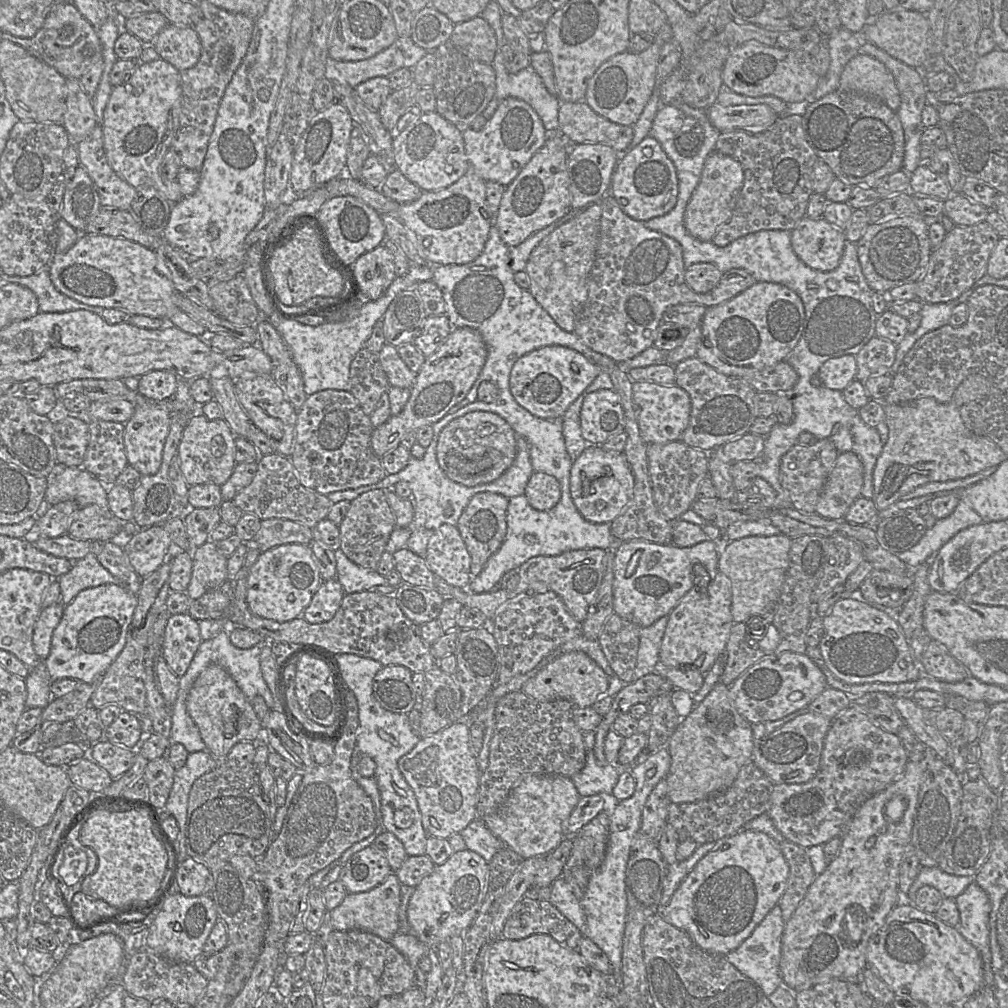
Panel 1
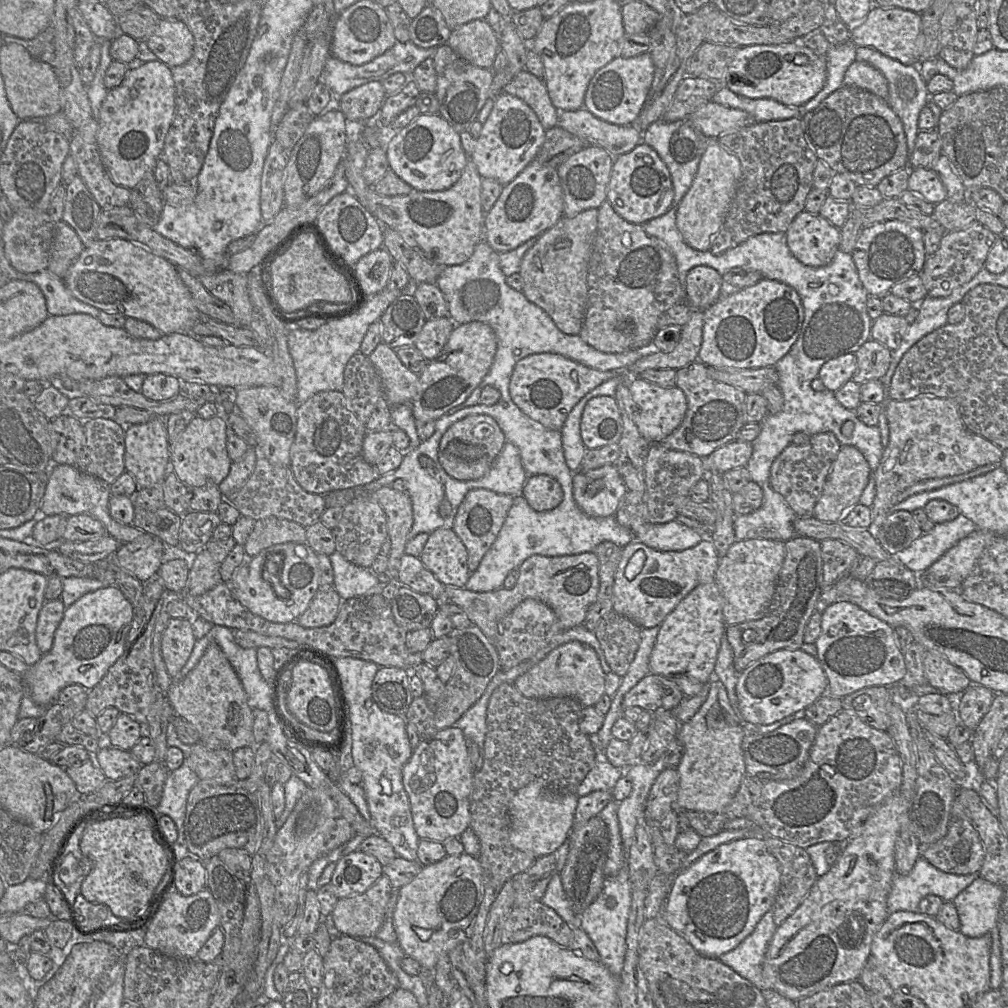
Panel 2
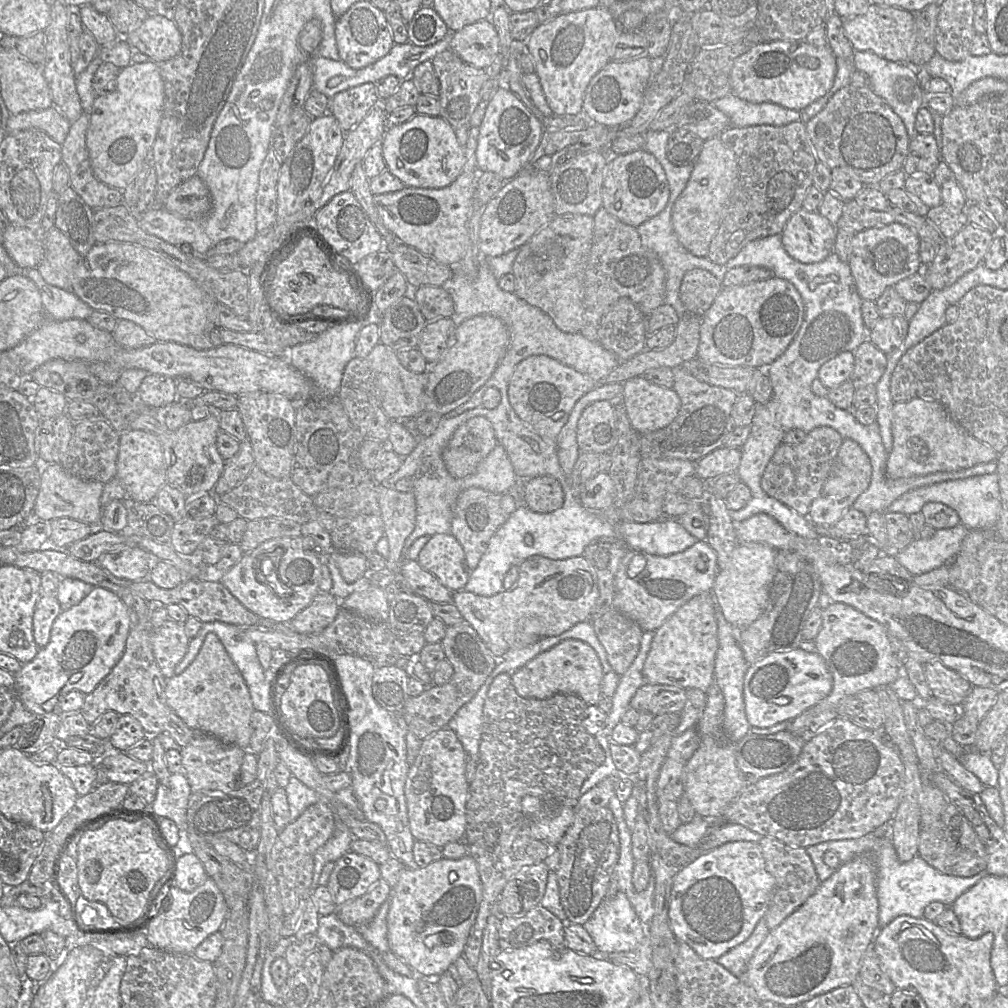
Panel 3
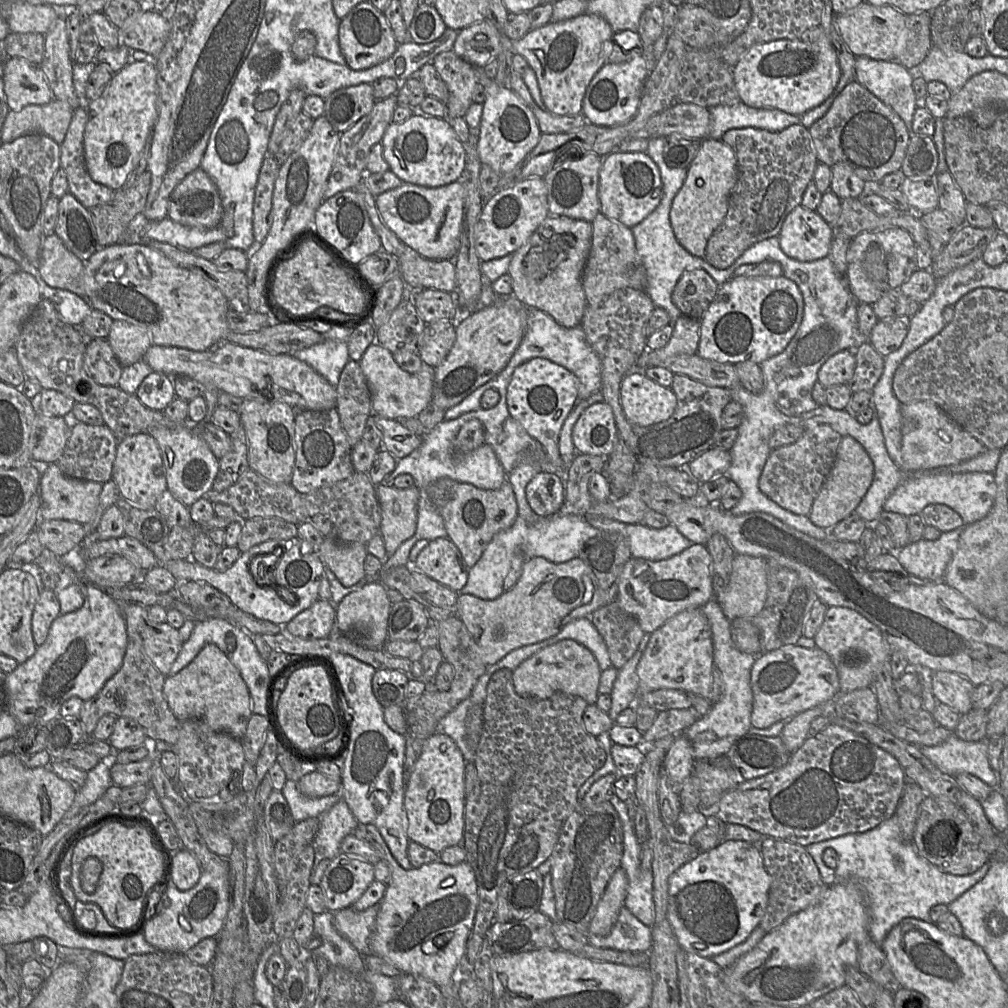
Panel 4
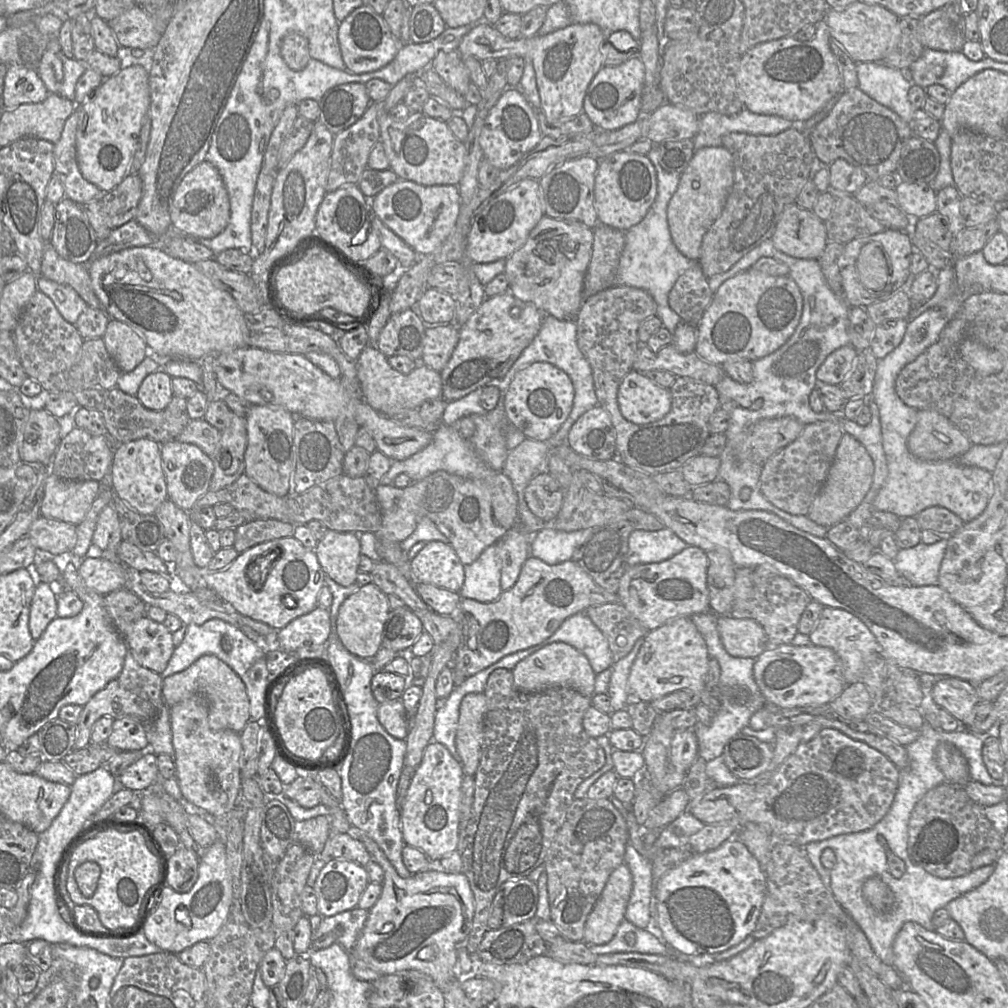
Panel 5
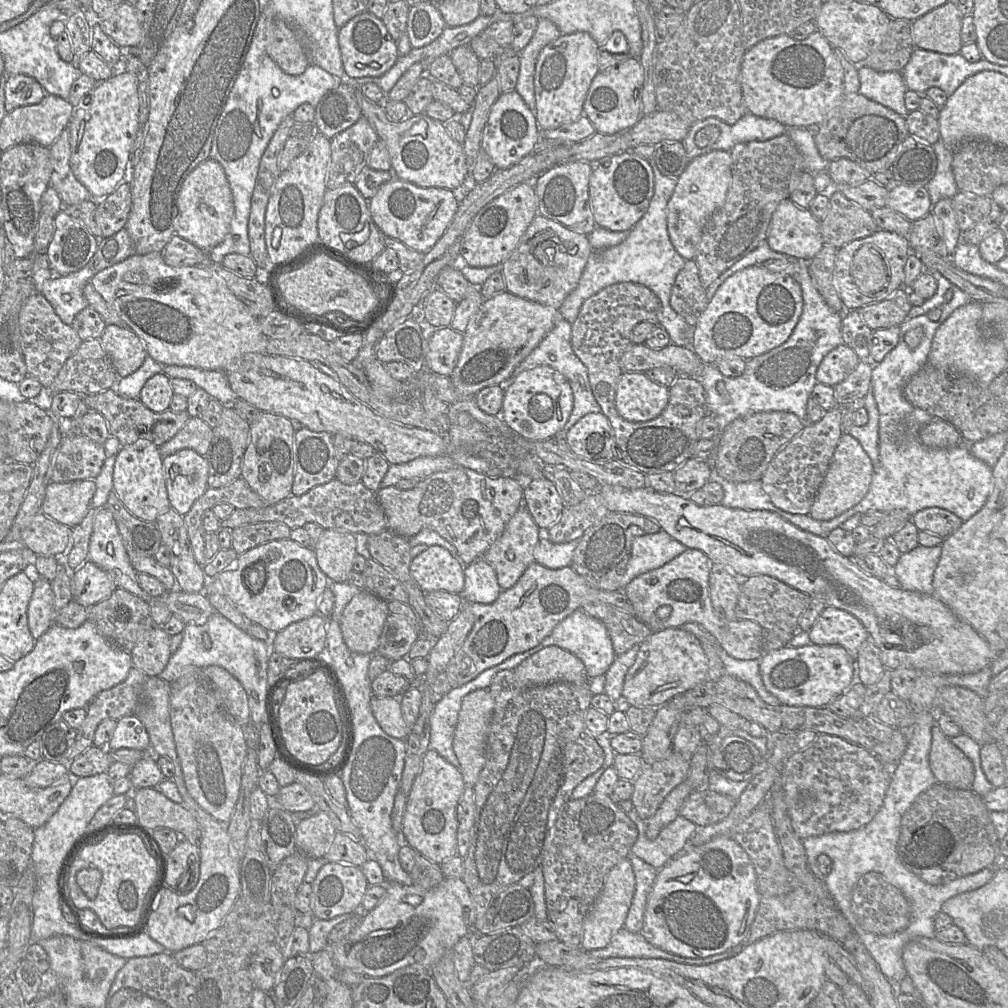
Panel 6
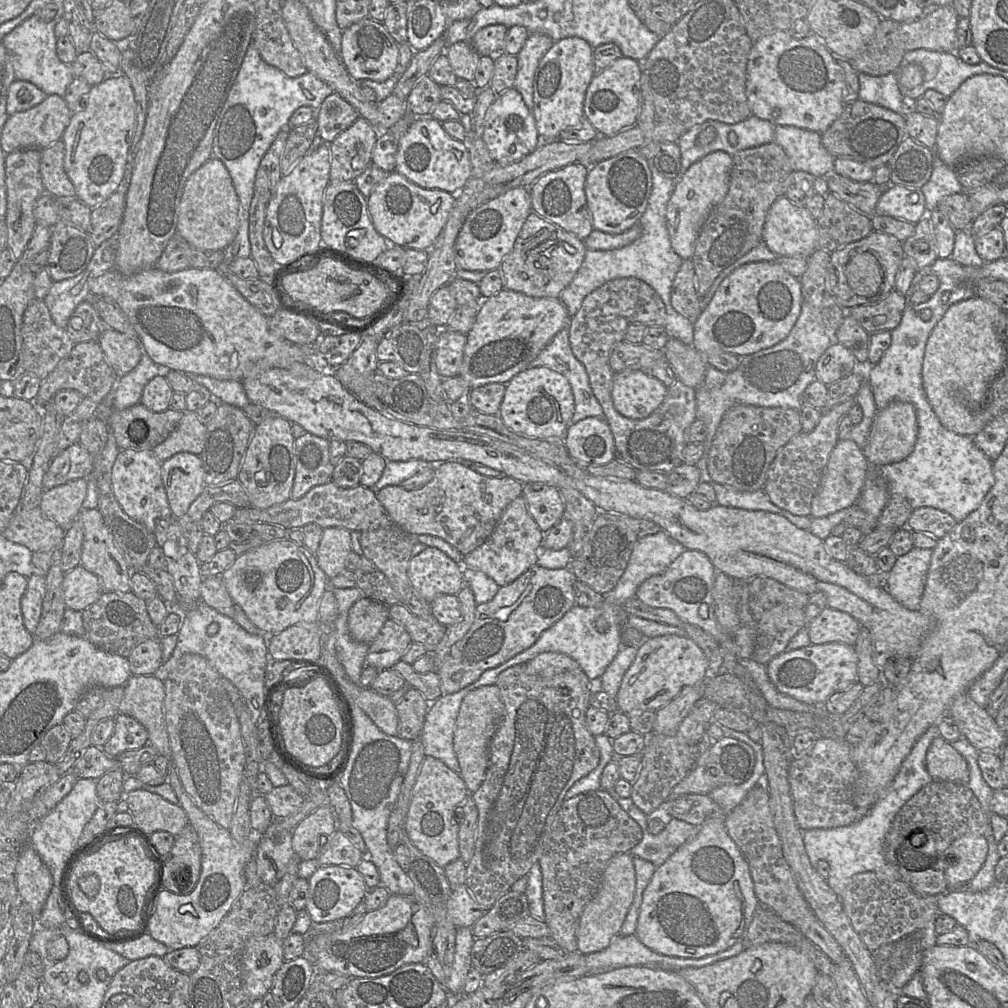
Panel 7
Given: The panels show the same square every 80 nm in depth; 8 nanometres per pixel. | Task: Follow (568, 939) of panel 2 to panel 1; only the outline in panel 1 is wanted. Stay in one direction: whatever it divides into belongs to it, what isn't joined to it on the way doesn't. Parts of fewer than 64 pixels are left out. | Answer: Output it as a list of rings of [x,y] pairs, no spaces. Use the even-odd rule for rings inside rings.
[[[523,897],[507,919],[502,937],[510,940],[548,934],[566,948],[578,950],[582,932],[552,903]]]

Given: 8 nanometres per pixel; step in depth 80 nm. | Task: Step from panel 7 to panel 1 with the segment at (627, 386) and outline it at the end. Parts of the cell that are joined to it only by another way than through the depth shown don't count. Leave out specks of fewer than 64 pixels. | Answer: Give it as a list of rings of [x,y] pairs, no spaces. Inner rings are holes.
[[[635,381],[632,396],[637,408],[637,421],[642,438],[648,444],[665,444],[680,441],[689,424],[691,399],[677,385],[661,385],[650,381]]]

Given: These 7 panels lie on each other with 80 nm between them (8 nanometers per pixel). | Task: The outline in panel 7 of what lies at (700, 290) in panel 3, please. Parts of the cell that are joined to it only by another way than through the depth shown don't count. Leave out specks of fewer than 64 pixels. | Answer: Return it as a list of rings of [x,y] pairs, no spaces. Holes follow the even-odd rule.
[[[683,260],[671,287],[671,305],[681,316],[695,323],[702,308],[696,292],[695,269],[692,260]]]

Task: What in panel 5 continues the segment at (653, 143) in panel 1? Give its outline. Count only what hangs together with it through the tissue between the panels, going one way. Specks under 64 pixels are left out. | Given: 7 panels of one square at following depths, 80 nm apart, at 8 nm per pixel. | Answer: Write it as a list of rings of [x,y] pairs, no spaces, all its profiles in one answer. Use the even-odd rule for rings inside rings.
[[[624,150],[599,160],[594,185],[594,207],[599,223],[627,231],[643,220],[656,196],[656,170],[646,155]]]

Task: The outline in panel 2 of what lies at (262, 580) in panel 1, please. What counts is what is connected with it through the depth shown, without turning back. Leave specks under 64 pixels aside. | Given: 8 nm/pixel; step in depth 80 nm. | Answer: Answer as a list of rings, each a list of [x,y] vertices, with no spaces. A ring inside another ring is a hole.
[[[286,542],[272,545],[263,549],[257,555],[247,557],[233,573],[228,583],[236,599],[250,612],[274,623],[290,623],[296,621],[308,608],[311,600],[319,590],[319,563],[317,553],[305,543]],[[278,574],[280,583],[288,590],[288,598],[279,598],[273,589],[272,583]]]

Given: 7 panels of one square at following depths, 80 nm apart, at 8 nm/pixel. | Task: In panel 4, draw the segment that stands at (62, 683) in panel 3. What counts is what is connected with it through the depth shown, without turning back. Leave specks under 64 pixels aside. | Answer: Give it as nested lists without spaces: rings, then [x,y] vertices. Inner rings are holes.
[[[64,565],[59,576],[65,583],[79,586],[84,603],[78,610],[56,617],[44,643],[37,646],[31,657],[6,674],[5,709],[21,726],[46,726],[59,716],[62,703],[69,698],[78,697],[86,701],[94,697],[121,668],[125,655],[128,635],[118,602],[105,589],[78,575],[69,565]]]

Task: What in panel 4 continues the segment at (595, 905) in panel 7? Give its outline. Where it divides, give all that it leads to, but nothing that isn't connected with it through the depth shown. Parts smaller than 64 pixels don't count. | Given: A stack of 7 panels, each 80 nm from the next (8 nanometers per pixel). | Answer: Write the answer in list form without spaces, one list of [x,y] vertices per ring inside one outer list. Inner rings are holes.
[[[617,868],[599,900],[590,921],[588,932],[606,936],[616,923],[620,909],[624,906],[627,894],[627,875],[624,869]]]

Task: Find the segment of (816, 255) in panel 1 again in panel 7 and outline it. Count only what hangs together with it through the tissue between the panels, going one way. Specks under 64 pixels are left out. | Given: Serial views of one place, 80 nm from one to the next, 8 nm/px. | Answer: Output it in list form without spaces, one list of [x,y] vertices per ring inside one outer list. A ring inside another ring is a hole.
[[[782,196],[767,213],[762,242],[781,257],[809,257],[818,248],[817,220],[805,206],[794,205]]]

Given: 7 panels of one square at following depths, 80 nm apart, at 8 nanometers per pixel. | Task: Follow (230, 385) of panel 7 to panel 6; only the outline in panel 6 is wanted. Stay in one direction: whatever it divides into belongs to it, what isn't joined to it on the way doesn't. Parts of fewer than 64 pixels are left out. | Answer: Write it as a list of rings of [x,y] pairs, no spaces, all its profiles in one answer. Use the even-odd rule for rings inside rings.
[[[166,365],[163,368],[169,378],[181,378],[193,381],[198,388],[204,389],[211,398],[224,406],[232,406],[238,398],[232,390],[226,373],[219,370],[204,370],[195,367]]]

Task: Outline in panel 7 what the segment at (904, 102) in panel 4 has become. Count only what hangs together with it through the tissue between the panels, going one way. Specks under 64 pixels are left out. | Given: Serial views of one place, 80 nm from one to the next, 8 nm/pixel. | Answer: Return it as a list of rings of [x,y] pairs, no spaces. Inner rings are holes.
[[[859,73],[858,79],[858,99],[877,104],[898,114],[902,113],[903,95],[895,73],[888,73],[882,76]]]

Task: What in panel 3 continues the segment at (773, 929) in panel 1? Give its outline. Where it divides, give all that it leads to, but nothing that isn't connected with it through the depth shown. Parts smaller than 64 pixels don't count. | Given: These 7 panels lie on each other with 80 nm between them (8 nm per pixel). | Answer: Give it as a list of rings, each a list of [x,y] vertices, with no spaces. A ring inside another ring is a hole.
[[[764,917],[757,923],[752,934],[741,944],[716,959],[736,977],[741,977],[755,950],[761,945],[771,930],[767,927]]]

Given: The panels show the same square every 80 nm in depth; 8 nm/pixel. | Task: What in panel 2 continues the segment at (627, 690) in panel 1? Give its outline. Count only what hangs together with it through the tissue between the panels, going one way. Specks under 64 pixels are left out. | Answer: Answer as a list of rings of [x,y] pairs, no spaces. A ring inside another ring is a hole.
[[[648,674],[632,687],[623,698],[623,710],[633,706],[654,712],[658,708],[675,709],[684,694],[673,680],[656,674]]]

